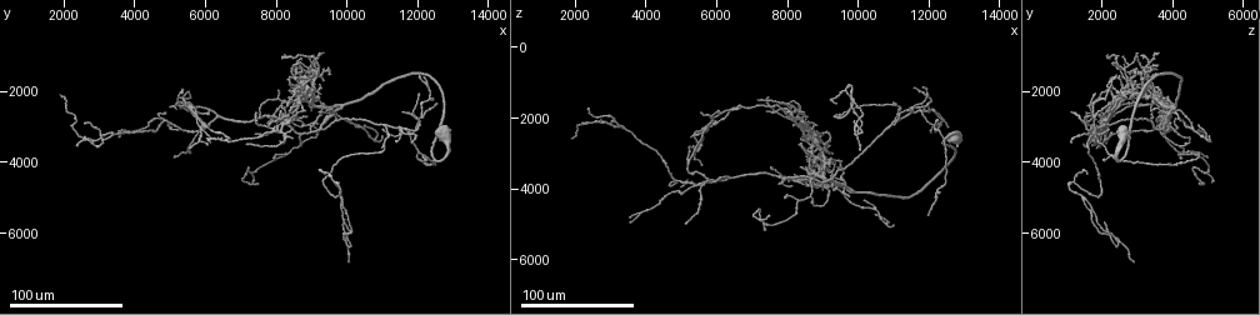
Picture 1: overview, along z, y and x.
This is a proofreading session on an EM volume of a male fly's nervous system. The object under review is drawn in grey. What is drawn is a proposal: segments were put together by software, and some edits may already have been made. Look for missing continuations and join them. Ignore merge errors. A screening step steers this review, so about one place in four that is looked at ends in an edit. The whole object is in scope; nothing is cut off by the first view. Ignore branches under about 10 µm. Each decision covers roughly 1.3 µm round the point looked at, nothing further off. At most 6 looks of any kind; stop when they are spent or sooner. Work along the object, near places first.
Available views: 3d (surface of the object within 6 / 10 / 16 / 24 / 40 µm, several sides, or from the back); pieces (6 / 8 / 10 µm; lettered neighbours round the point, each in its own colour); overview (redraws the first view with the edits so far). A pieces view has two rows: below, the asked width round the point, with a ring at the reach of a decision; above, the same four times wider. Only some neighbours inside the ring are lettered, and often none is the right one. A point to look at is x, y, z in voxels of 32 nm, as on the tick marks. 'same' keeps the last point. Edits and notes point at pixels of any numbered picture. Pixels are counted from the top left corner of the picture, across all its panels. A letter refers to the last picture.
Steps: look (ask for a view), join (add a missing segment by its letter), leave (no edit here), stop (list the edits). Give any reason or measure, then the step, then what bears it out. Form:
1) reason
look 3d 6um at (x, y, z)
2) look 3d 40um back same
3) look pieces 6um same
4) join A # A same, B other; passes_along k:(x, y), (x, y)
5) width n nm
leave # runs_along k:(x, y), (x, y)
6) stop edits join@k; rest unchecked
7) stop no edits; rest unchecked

long arm stops here
look 3d 24um at (7200, 3500, 1500)

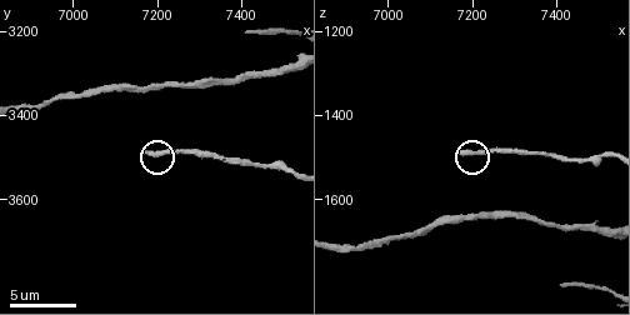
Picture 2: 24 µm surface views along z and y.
look pieces 6um at (7175, 3490, 1485)

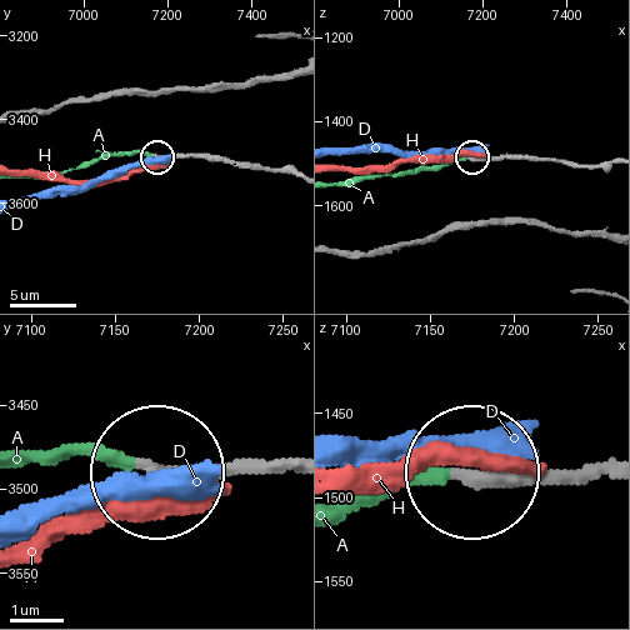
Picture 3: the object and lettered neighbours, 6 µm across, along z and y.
join A # A same, D other, H other; passes_along 3:(596, 474), (440, 474), (346, 496); it goes on there

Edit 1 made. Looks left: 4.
look overview

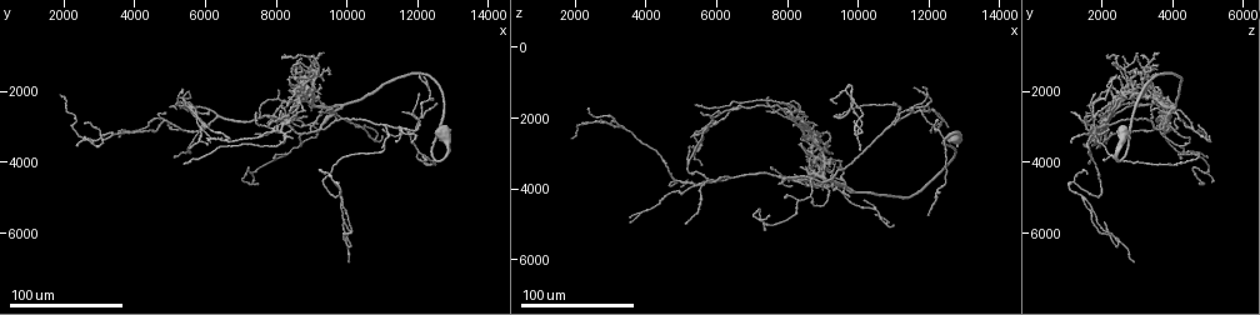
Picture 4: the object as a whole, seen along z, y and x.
tapers out
look 3d 24um at (7400, 3200, 1700)

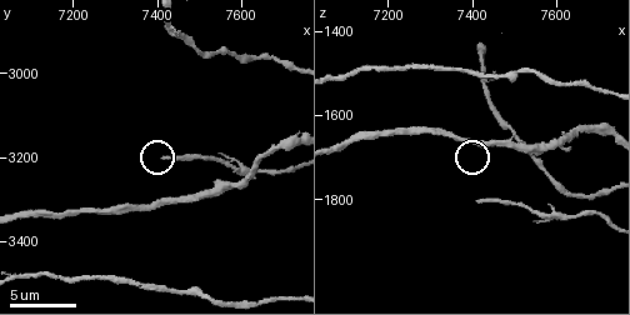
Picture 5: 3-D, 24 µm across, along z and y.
what lies round it
look pieces 10um at (7420, 3195, 1805)

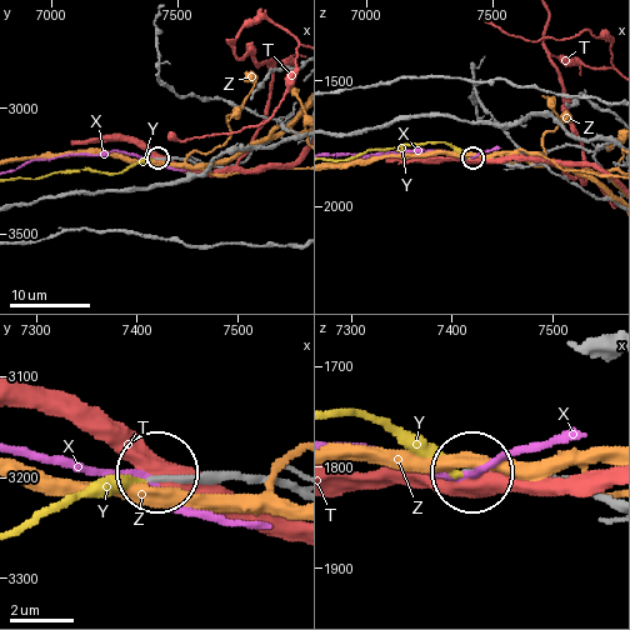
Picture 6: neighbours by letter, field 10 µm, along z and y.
leave # T other, X other, Y other, Z other; runs_along 6:(294, 493), (245, 478), (160, 478); no lettered segment goes on from it

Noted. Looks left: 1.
stop edits join@3; rest unchecked

